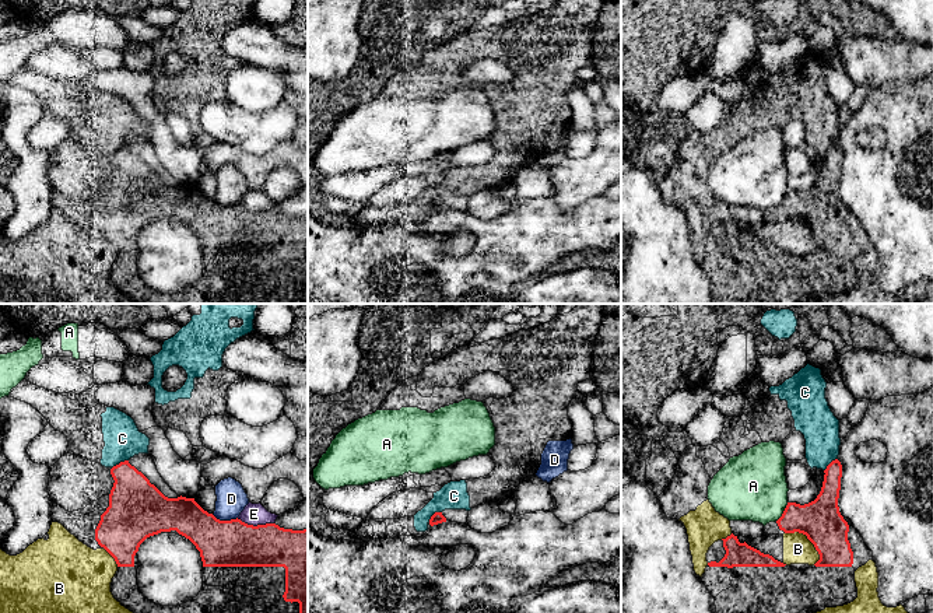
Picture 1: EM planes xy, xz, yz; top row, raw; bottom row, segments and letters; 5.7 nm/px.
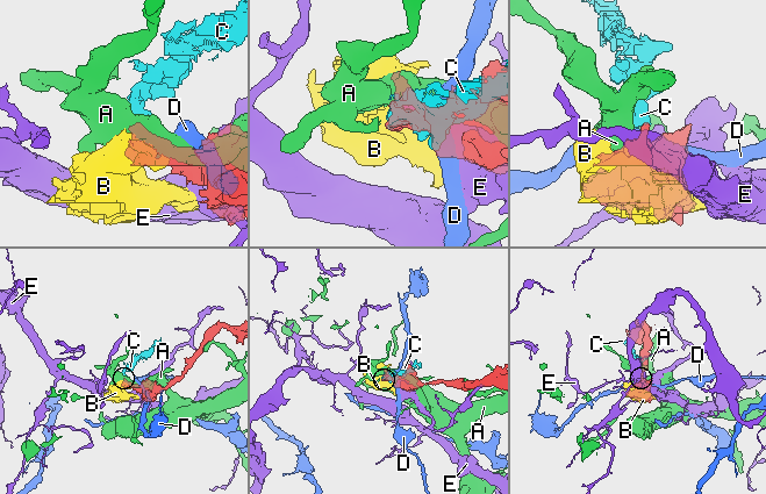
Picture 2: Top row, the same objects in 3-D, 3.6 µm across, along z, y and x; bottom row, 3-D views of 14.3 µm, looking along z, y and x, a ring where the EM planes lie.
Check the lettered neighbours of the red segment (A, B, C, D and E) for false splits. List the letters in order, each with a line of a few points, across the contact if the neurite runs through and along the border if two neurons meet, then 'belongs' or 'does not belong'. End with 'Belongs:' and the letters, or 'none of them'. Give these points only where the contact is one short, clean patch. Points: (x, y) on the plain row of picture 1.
A: does not belong
B: does not belong
C: does not belong
D: does not belong
E: does not belong
Belongs: none of them

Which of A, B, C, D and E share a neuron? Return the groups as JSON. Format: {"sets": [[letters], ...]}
{"sets": [["A"], ["B", "C"], ["D"], ["E"]]}

